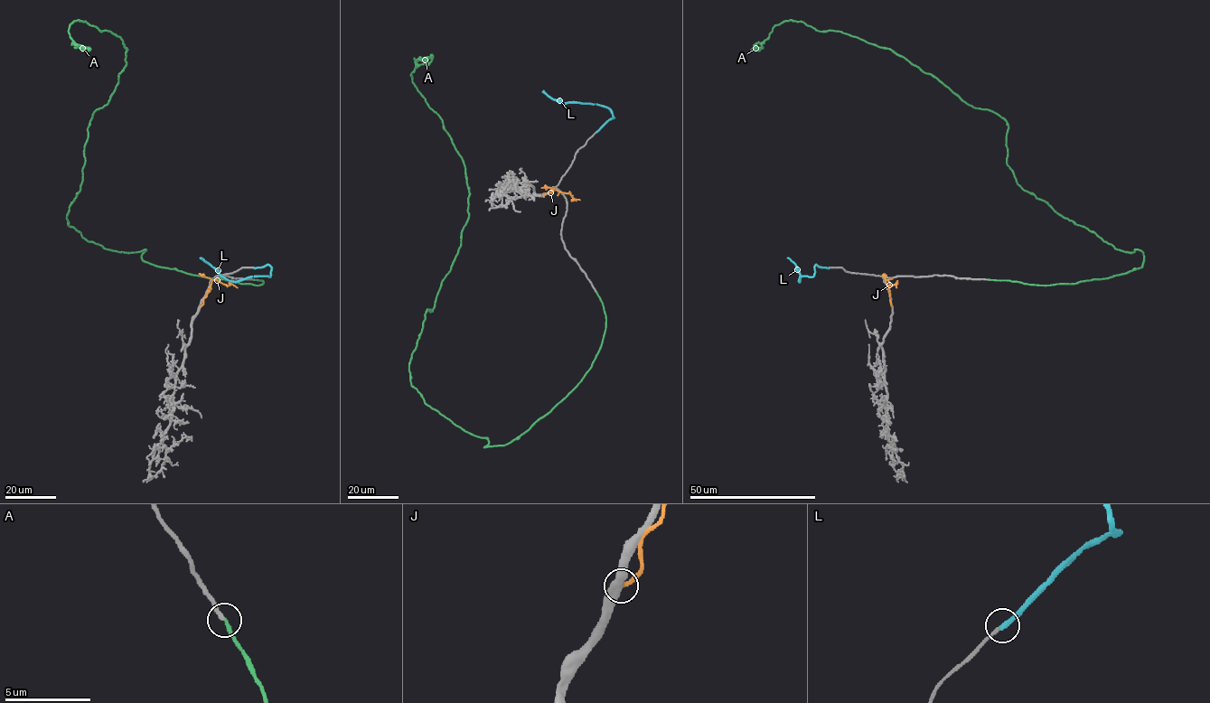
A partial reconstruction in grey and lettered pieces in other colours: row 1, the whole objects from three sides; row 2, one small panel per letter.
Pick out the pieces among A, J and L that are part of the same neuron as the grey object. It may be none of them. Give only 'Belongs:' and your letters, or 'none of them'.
Belongs: A

